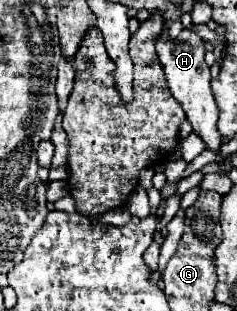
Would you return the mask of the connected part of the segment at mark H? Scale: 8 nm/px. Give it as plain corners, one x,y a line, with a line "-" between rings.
183,30
179,38
161,38
157,40
157,56
163,66
167,86
173,94
173,98
181,104
181,108
187,114
187,120
191,122
193,132
205,142
205,148
219,154
221,148
221,134
217,130
217,104
211,92
211,74
209,66
205,64
205,44
203,40
193,34
191,30

